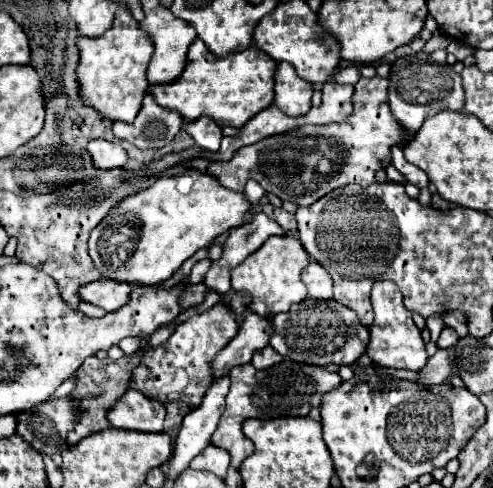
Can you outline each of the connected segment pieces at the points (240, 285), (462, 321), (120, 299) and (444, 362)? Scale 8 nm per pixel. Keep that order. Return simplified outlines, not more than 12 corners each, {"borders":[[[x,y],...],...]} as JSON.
{"borders":[[[296,236],[268,238],[232,268],[232,288],[272,318],[306,298]],[[460,310],[444,314],[446,326],[466,336],[466,316]],[[106,280],[80,288],[84,302],[114,312],[128,304],[130,284]],[[438,350],[418,372],[424,386],[444,384],[450,376],[446,350]]]}

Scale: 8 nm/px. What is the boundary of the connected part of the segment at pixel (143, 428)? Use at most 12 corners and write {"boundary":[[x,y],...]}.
{"boundary":[[128,390],[108,412],[114,428],[162,432],[166,408]]}

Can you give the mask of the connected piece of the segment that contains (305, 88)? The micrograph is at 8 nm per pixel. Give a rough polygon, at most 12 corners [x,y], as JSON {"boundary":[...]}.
{"boundary":[[292,64],[276,68],[274,104],[288,116],[312,108],[312,84]]}

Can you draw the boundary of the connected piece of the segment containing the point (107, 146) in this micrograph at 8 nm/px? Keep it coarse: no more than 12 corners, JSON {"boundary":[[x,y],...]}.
{"boundary":[[92,140],[88,152],[98,170],[122,168],[128,154],[120,144]]}

